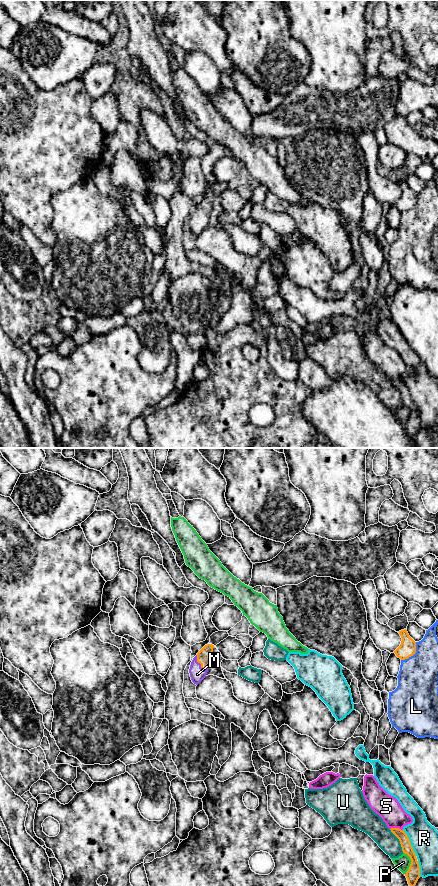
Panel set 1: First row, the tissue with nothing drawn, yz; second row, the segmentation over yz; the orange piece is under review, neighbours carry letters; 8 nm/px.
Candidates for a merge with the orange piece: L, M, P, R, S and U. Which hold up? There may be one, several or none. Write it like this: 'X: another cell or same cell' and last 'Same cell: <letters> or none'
L: another cell
M: same cell
P: another cell
R: another cell
S: another cell
U: another cell
Same cell: M

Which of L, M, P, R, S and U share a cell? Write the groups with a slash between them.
L / M / P / R / S / U

